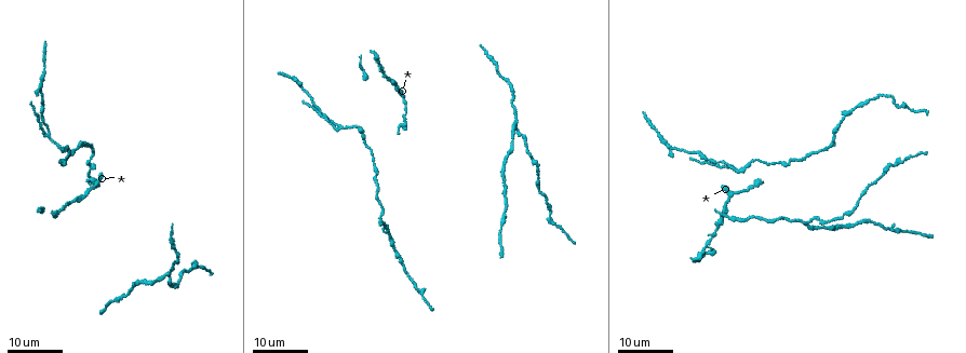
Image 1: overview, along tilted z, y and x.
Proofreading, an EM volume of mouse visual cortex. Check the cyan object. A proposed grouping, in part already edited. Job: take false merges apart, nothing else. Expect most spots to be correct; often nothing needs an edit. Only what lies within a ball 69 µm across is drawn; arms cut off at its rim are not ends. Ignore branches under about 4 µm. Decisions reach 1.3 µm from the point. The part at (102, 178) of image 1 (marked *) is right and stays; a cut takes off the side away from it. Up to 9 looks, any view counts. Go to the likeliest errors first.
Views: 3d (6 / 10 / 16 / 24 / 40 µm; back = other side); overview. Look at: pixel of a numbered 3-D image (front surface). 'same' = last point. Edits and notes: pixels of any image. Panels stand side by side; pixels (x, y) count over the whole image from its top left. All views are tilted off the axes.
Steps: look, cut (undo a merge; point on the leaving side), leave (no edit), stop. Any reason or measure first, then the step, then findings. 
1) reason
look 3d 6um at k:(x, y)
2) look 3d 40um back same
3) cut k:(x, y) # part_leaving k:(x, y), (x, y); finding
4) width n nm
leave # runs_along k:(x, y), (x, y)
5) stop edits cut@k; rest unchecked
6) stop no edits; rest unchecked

three arms meet
look 3d 24um at 1:(403, 98)

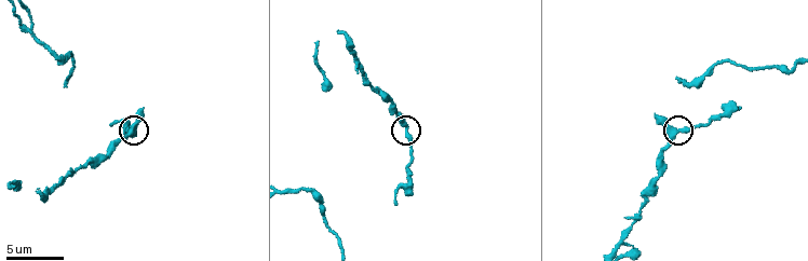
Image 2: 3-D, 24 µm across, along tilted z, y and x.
look 3d 10um at 2:(132, 133)

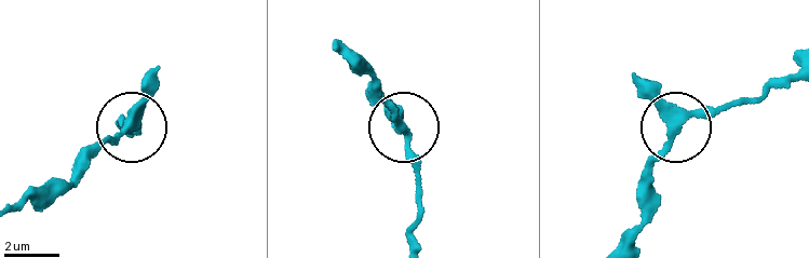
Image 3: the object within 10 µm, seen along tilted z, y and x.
leave # runs_along 3:(650, 94), (672, 127), (646, 191); one neuron here

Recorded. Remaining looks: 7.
sudden change in width
look 3d 10um at 2:(34, 40)

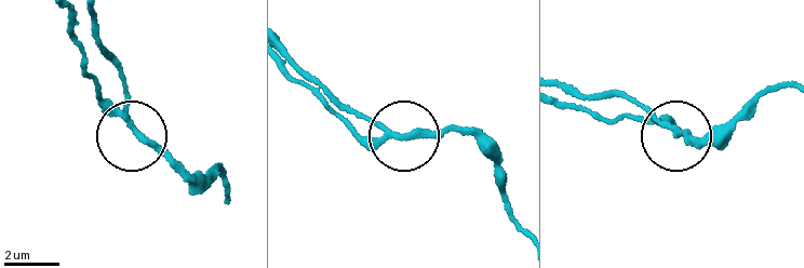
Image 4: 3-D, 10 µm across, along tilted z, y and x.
width 200 nm
leave # continuous, no second neuron

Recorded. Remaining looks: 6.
calibre changes
look 3d 16um at 1:(41, 88)

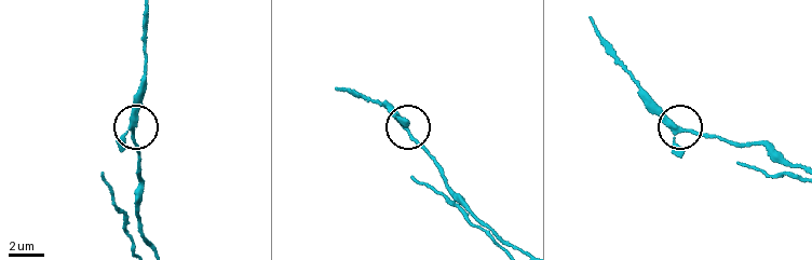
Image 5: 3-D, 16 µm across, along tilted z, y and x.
look 3d 6um at 5:(680, 131)

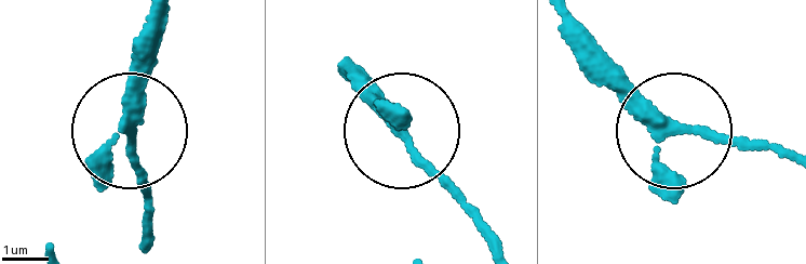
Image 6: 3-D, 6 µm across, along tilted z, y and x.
arms 3
leave # runs_along 6:(152, 245), (134, 144), (160, 16); one neuron here

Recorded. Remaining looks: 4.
four-way junction
look 3d 16um at 1:(40, 113)

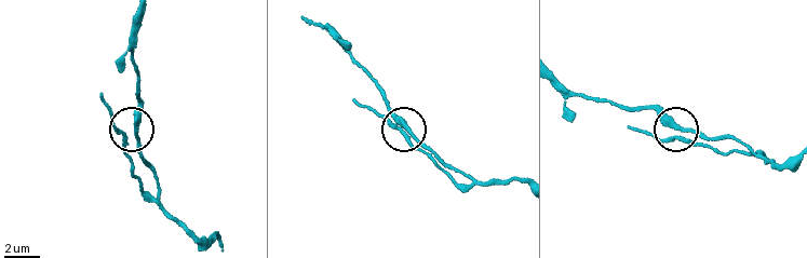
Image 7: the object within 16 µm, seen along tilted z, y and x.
look 3d 10um at 7:(410, 130)

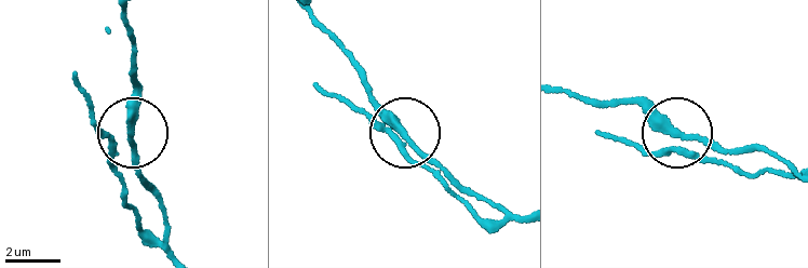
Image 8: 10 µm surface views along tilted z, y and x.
leave # continuous, no second neuron

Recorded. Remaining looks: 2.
stop no edits; rest unchecked

